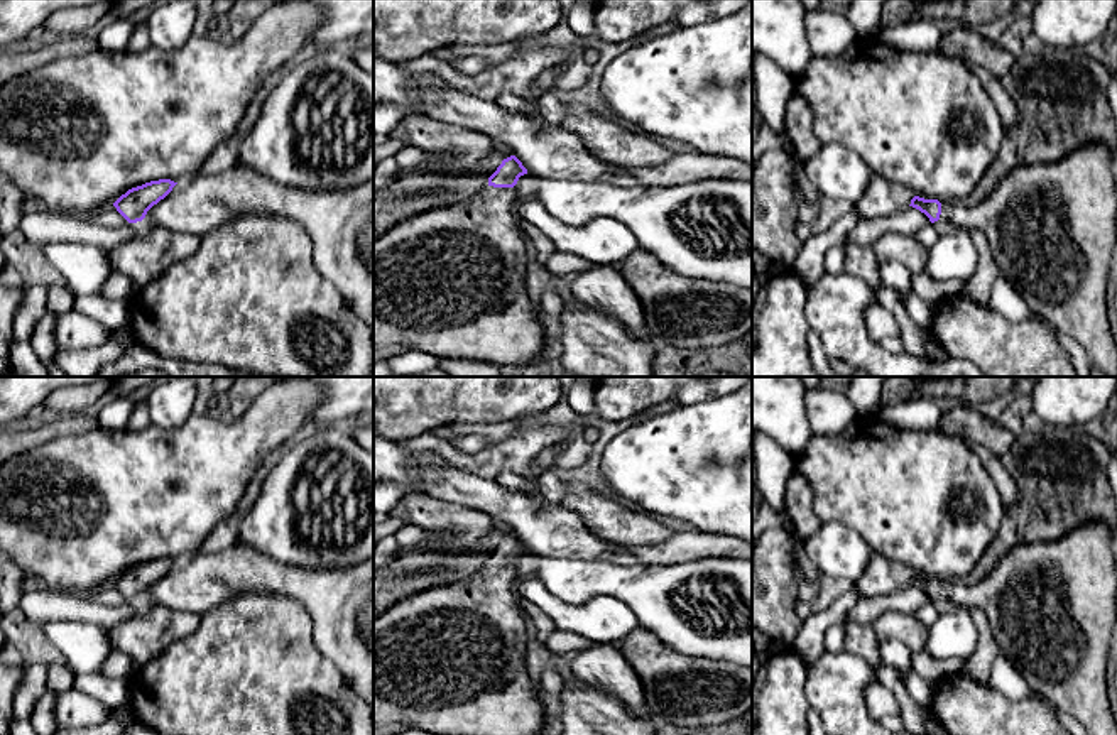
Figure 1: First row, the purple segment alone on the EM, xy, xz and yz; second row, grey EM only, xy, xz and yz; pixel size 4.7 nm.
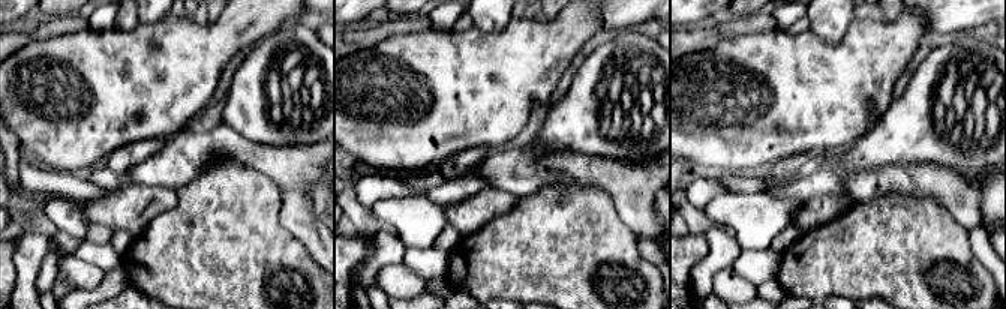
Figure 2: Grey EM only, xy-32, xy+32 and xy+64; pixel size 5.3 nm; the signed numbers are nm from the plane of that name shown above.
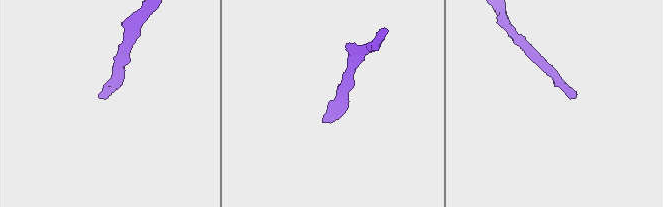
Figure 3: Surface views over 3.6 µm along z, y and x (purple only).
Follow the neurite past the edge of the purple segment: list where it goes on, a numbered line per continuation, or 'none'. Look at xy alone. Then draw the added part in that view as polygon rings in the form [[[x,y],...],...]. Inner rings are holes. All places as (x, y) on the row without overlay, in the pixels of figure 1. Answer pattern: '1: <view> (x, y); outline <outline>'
none

